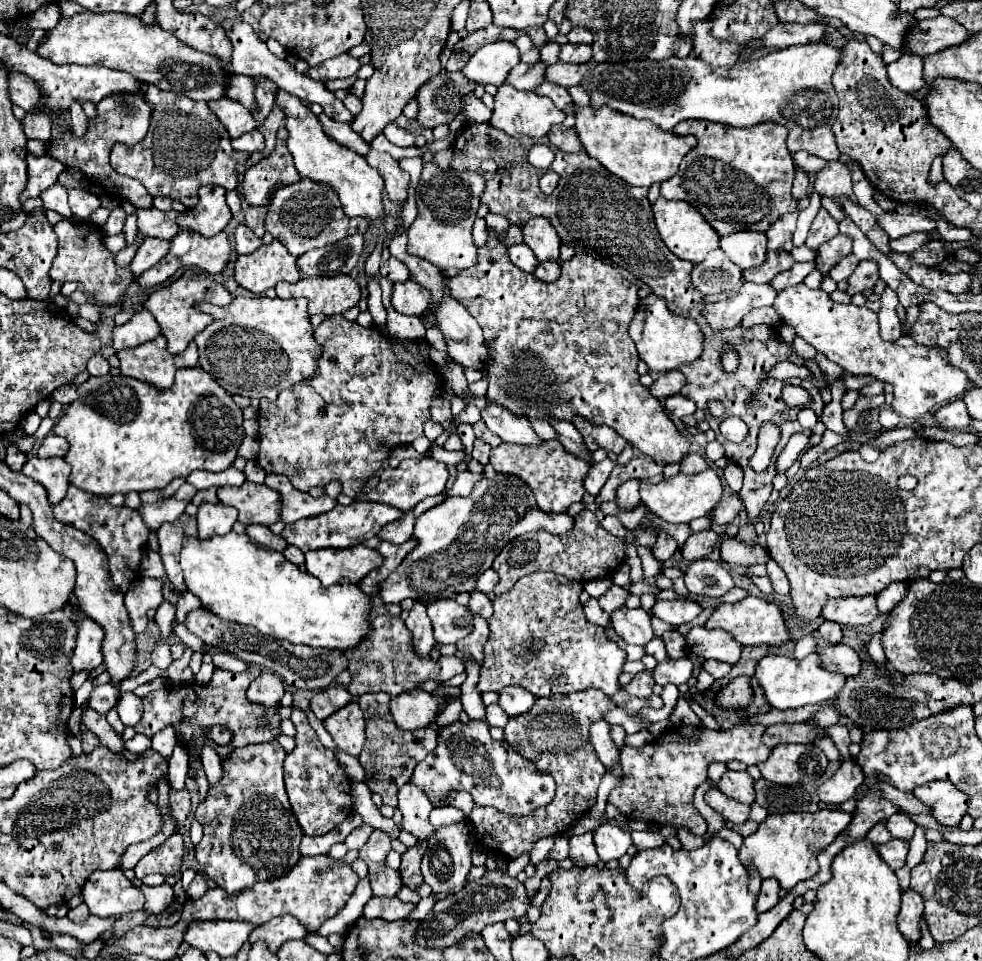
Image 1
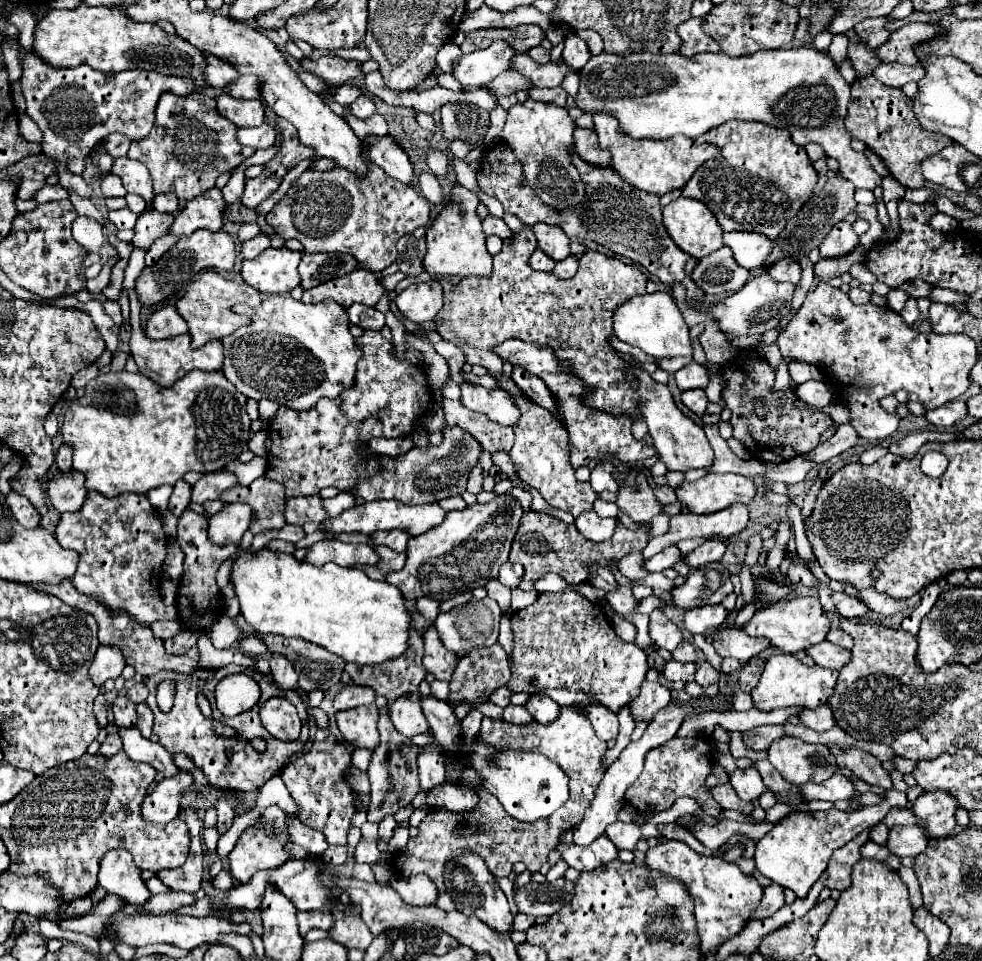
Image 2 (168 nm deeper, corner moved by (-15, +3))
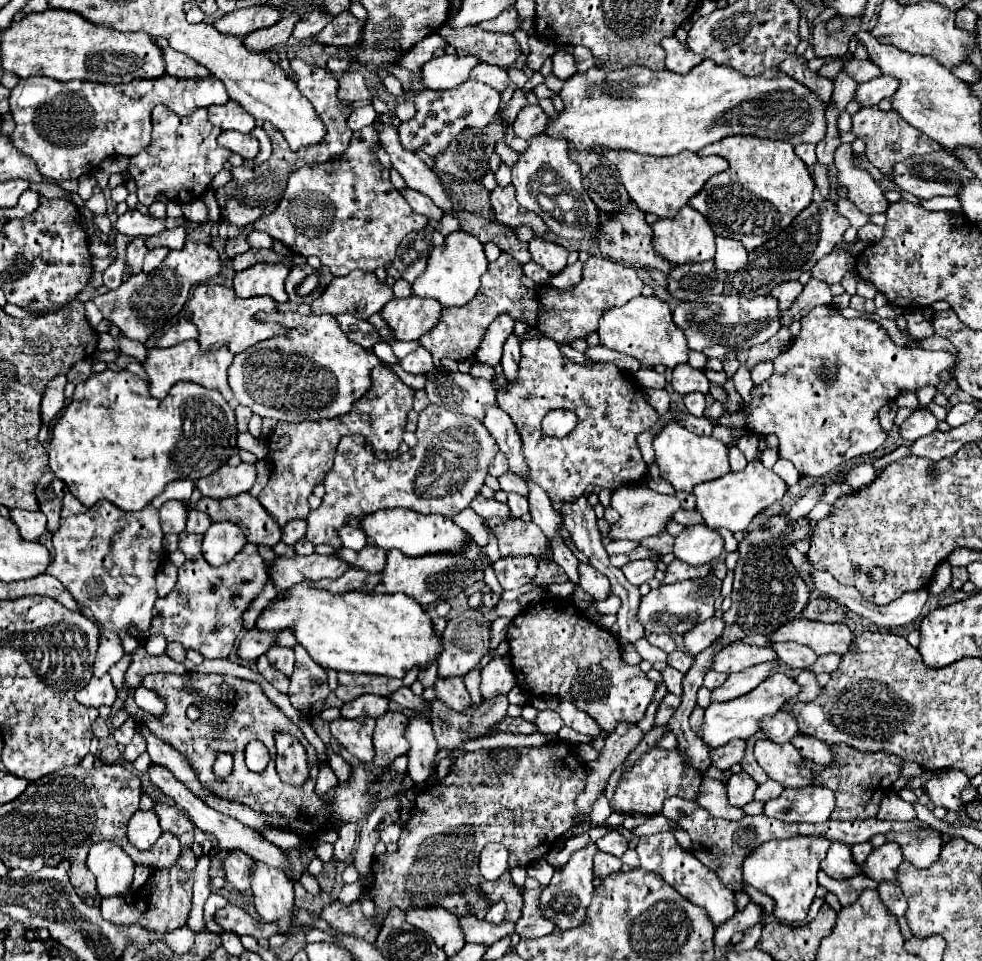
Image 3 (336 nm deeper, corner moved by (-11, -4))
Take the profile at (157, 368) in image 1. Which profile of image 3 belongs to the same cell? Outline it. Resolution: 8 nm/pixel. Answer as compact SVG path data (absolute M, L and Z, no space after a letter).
M187 340L187 342L171 346L171 348L151 348L147 352L147 358L141 364L149 376L149 382L151 382L149 390L155 398L165 398L175 382L191 380L191 382L197 382L205 388L219 390L225 400L231 400L233 394L231 394L231 388L227 384L227 368L231 362L233 362L233 354L225 346L215 350L215 352L201 354L197 340Z

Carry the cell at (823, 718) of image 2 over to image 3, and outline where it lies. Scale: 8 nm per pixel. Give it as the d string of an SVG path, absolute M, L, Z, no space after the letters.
M779 710L775 716L763 718L761 728L769 736L769 740L773 740L777 744L791 742L791 738L795 738L795 734L803 734L803 730L799 730L799 724L795 722L795 716L785 710Z

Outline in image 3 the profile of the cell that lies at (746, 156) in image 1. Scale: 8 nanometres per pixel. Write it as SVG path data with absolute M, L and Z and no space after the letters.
M727 136L697 152L699 156L717 154L729 162L729 168L707 180L703 190L691 198L689 206L701 212L711 224L715 236L735 238L747 250L771 240L813 200L815 182L793 152L793 146L781 140L755 136Z

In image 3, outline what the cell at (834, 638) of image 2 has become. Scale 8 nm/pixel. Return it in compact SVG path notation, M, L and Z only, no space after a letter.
M825 654L825 656L819 656L817 658L817 662L809 668L813 674L821 674L821 672L833 672L837 666L839 666L839 662L843 660L843 656L841 654Z

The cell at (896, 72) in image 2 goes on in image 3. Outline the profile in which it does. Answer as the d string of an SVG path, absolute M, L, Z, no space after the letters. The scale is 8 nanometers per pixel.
M879 76L879 78L873 78L869 82L859 84L857 92L855 92L855 100L861 106L879 104L883 98L891 98L891 94L895 94L895 88L899 88L899 80L897 78Z

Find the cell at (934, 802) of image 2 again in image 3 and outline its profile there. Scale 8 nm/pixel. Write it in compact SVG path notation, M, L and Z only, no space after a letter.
M925 826L915 834L887 834L887 840L895 840L901 844L907 862L917 868L929 868L939 856L943 834L931 826Z

